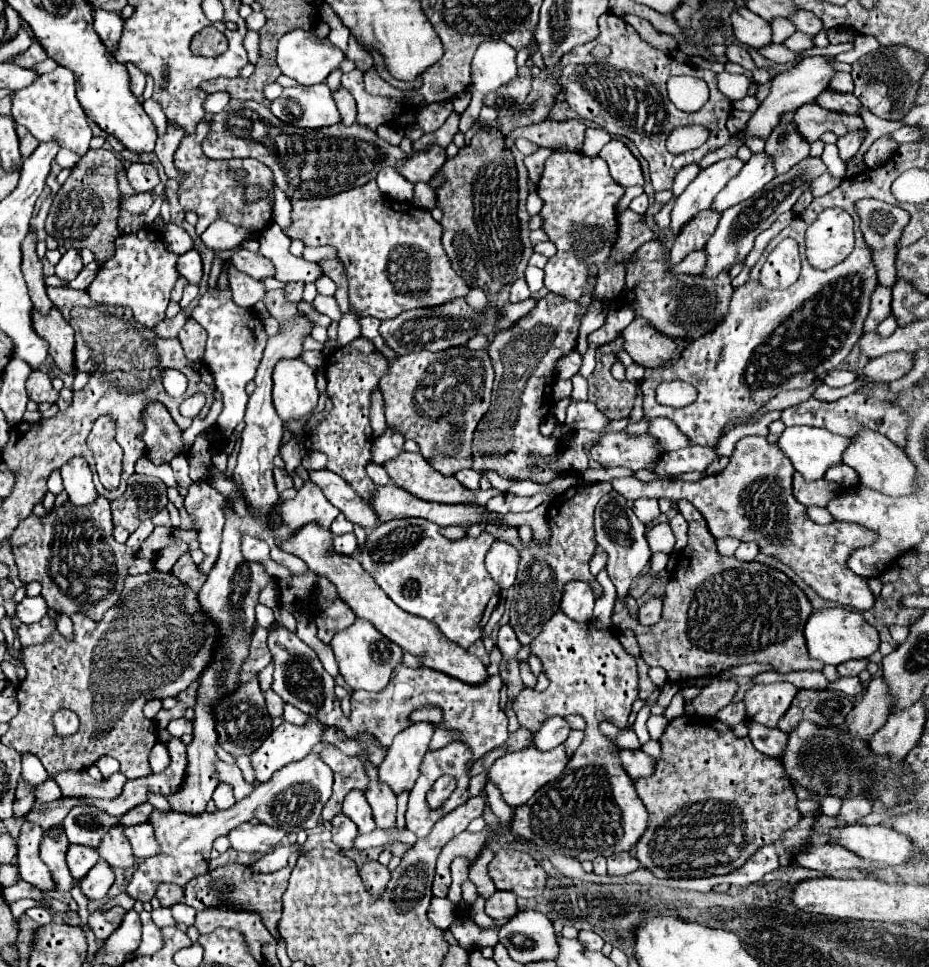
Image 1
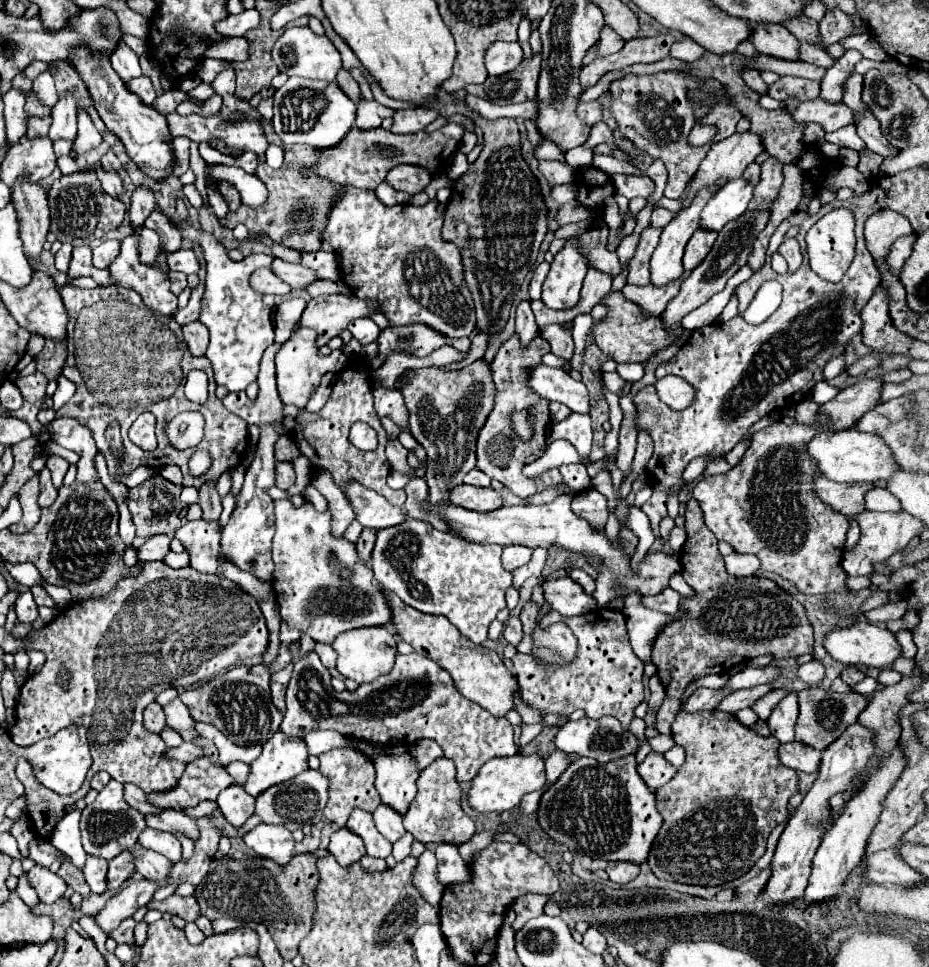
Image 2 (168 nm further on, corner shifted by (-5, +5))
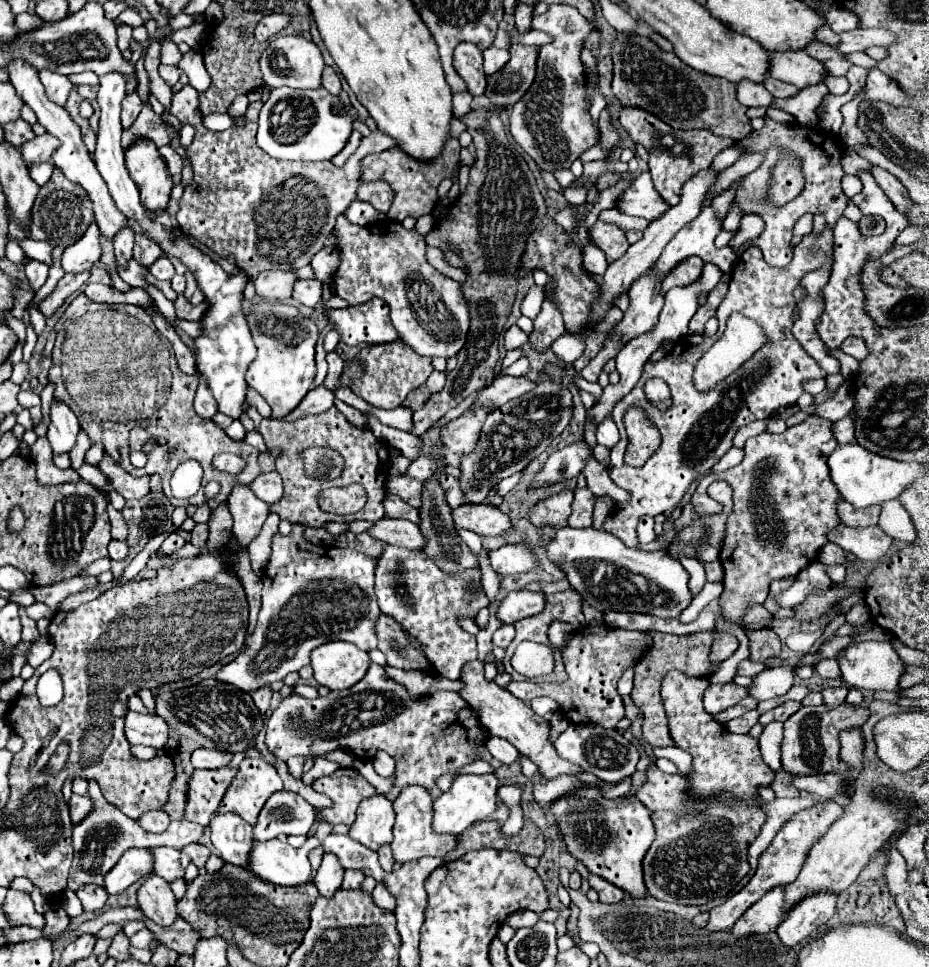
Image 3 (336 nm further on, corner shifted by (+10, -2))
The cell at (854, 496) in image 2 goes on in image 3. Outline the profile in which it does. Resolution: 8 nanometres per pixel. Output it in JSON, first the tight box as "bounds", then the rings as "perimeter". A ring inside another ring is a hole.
{"bounds":[838,501,880,527],"perimeter":[[[848,501],[838,503],[838,515],[840,521],[848,527],[870,527],[878,523],[880,507],[868,507],[868,509],[856,509]]]}

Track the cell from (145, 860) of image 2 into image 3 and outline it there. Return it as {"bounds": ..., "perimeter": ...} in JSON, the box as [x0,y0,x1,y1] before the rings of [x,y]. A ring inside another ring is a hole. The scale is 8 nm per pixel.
{"bounds":[138,873,178,927],"perimeter":[[[154,873],[144,879],[144,885],[138,891],[138,905],[148,919],[162,927],[172,925],[172,921],[176,921],[178,917],[176,899],[170,885]]]}

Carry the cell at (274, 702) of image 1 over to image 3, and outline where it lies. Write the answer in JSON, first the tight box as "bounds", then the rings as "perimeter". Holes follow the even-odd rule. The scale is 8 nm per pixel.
{"bounds":[252,687,272,713],"perimeter":[[[260,687],[258,691],[252,693],[252,699],[256,703],[256,707],[266,713],[270,709],[270,699],[272,699],[272,689],[270,687]]]}

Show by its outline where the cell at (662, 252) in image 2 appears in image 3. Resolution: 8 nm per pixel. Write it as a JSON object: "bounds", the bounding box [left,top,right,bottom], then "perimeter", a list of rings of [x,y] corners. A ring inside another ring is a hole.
{"bounds":[610,269,664,343],"perimeter":[[[652,269],[642,275],[630,289],[630,307],[624,313],[624,319],[610,331],[612,335],[620,335],[620,343],[628,343],[634,337],[640,337],[658,323],[658,315],[662,311],[664,299],[660,297],[660,287],[652,283]]]}

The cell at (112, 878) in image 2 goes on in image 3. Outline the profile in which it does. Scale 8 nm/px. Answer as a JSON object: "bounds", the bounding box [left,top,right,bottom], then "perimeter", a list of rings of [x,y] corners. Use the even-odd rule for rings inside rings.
{"bounds":[106,849,154,895],"perimeter":[[[150,849],[126,851],[120,863],[116,863],[116,867],[106,875],[106,891],[110,895],[118,895],[132,883],[148,877],[152,871],[154,871],[154,857]]]}

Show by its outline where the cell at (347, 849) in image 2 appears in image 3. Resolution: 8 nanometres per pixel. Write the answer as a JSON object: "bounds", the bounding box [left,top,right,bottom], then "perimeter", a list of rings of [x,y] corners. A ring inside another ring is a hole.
{"bounds":[314,855,344,899],"perimeter":[[[324,855],[322,865],[314,877],[314,885],[318,887],[322,897],[330,899],[340,889],[342,875],[344,875],[344,869],[340,867],[340,861],[336,859],[336,855]]]}

